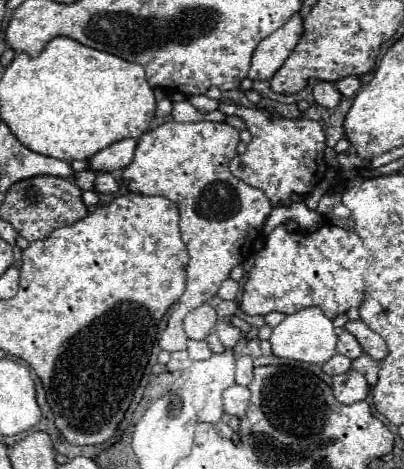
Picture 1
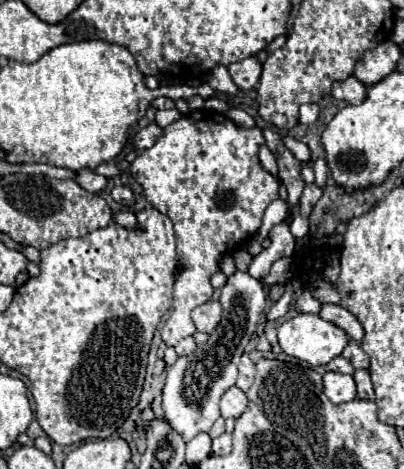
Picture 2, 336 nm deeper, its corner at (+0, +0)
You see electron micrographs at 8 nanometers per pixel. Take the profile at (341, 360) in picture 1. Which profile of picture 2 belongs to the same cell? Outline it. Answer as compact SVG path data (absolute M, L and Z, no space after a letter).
M340 355L340 357L334 357L334 359L326 365L326 369L328 369L328 371L338 371L338 373L348 373L348 375L354 373L352 363L350 363L348 359L344 359L342 355Z

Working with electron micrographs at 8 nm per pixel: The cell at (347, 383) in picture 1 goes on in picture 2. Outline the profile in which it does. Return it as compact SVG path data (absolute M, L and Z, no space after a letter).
M328 371L324 375L324 393L332 403L346 403L356 397L356 383L352 375Z

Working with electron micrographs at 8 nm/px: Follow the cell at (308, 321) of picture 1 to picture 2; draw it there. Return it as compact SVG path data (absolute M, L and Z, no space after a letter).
M298 313L294 319L284 321L278 327L278 343L280 343L282 351L290 357L308 361L310 365L328 365L348 345L348 335L340 327L336 327L334 323L324 321L320 315Z

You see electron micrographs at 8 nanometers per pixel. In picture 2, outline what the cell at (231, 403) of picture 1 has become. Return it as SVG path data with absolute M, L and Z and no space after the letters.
M230 387L224 395L222 395L222 401L220 401L220 413L224 419L228 417L240 417L244 411L246 411L246 405L248 405L248 399L246 395L238 389L238 387Z

